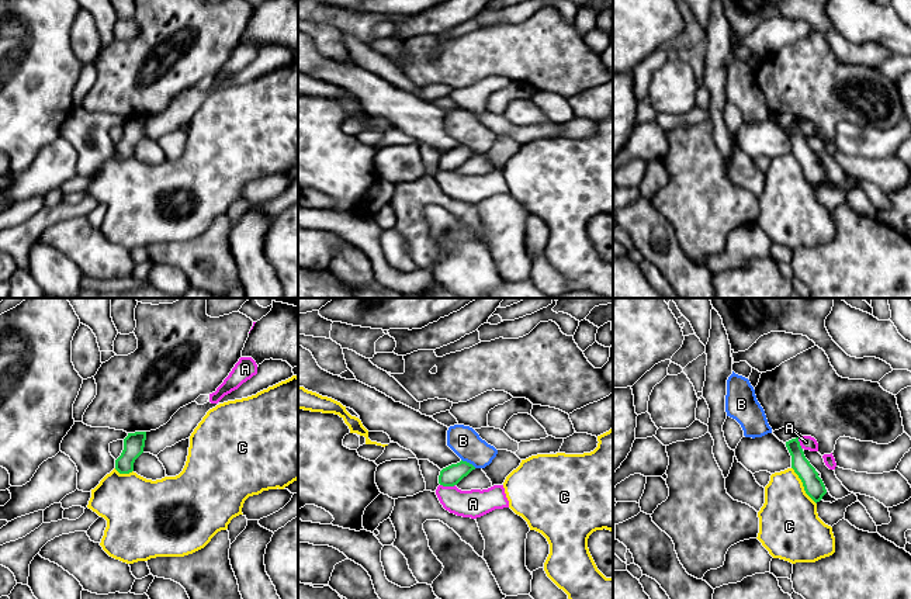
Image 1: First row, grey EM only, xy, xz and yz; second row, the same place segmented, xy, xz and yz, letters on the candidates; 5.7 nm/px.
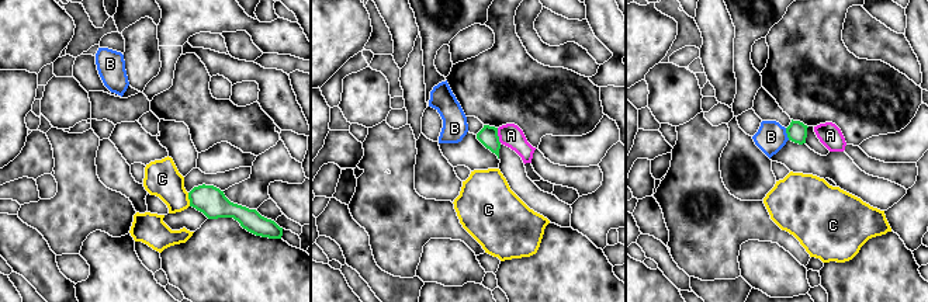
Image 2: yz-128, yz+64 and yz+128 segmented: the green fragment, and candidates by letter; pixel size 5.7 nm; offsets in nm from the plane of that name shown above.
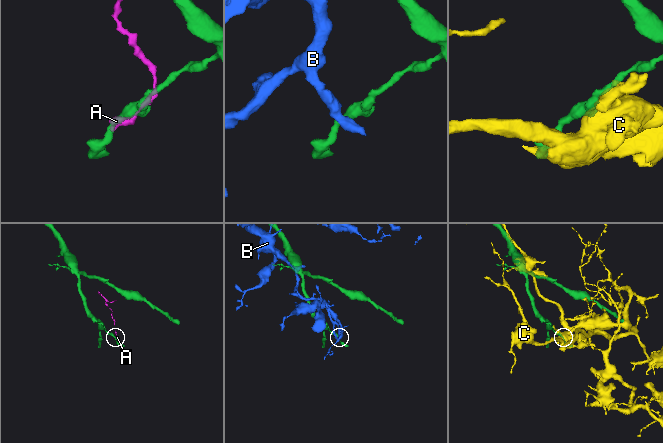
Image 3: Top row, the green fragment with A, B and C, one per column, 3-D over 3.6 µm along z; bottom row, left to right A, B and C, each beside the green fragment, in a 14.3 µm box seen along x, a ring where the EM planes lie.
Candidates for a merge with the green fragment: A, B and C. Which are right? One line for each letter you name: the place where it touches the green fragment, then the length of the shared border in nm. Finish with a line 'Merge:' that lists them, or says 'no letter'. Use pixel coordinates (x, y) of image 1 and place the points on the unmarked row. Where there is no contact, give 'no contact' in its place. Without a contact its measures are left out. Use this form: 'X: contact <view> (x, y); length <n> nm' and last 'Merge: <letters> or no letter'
Merge: no letter

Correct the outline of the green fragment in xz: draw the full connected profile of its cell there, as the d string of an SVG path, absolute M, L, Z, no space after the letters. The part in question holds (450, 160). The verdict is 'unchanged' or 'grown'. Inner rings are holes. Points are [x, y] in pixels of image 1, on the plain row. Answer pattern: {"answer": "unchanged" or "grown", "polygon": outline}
{"answer": "unchanged", "polygon": "M467 146L451 149L440 156L439 169L443 172L454 172L467 162L475 152Z"}

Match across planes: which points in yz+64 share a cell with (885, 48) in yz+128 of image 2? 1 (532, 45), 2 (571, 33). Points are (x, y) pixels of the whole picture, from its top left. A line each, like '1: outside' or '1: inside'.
1: inside
2: outside

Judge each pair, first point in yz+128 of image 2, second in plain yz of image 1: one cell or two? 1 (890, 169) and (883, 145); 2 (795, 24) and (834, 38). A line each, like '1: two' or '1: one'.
1: two
2: two

